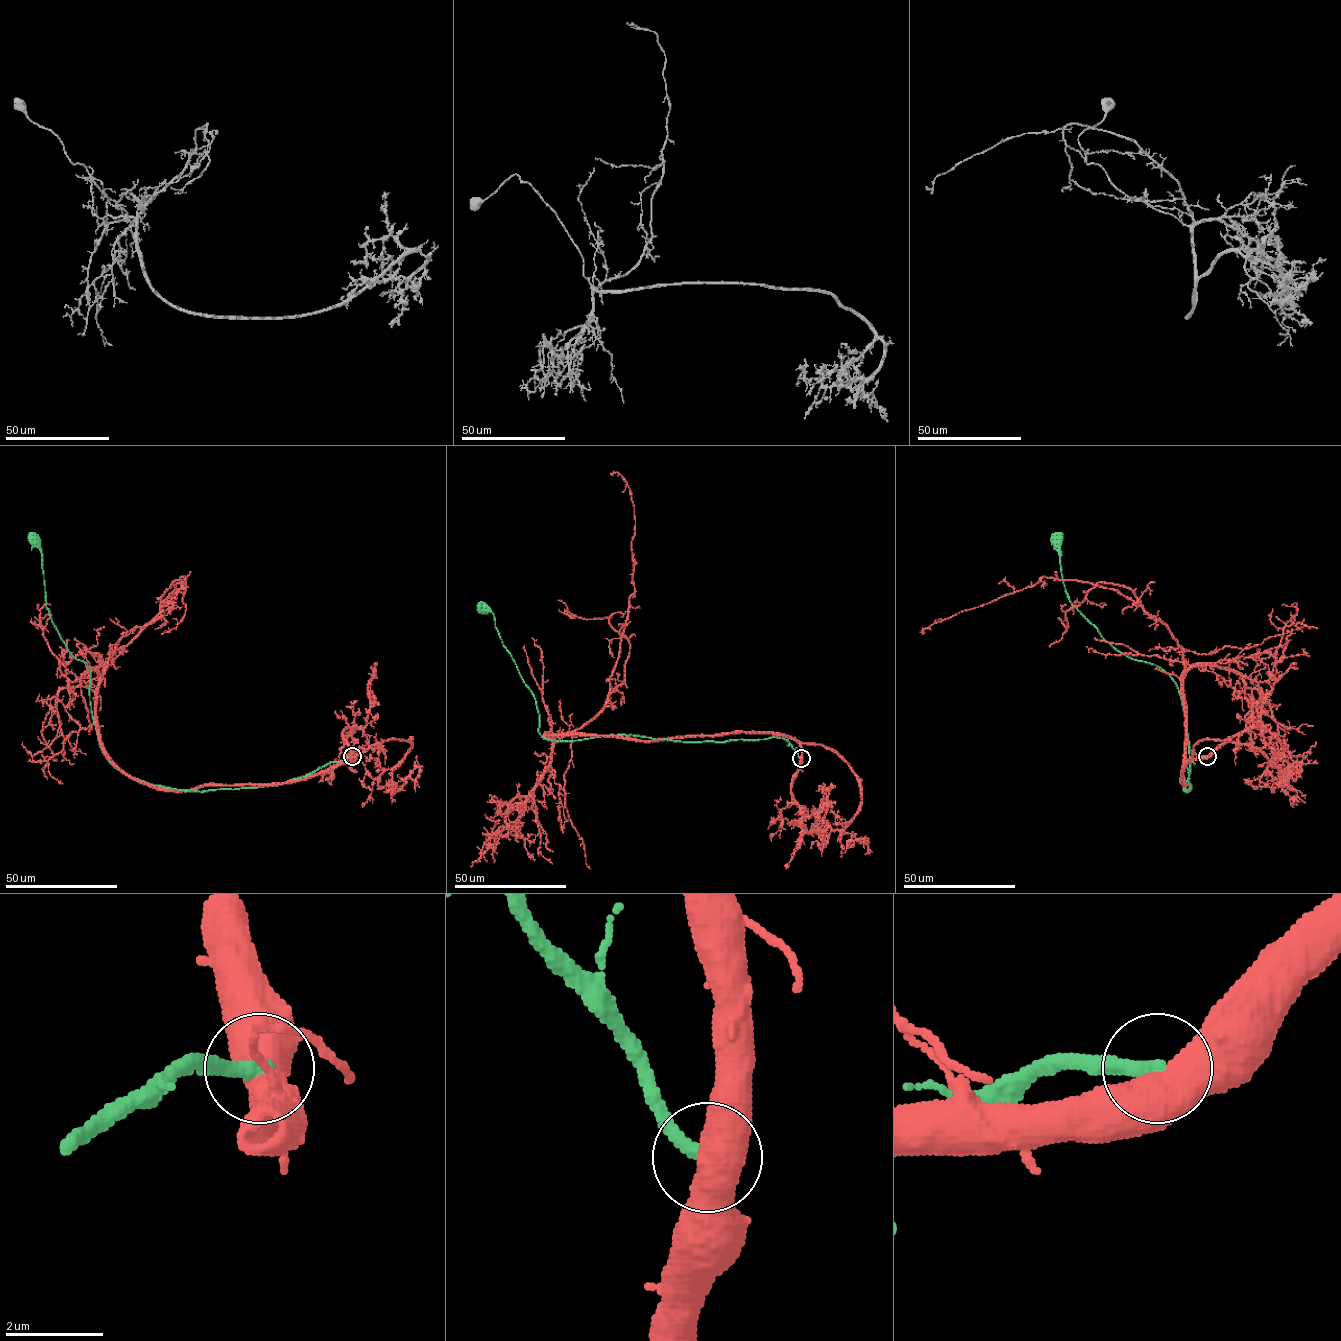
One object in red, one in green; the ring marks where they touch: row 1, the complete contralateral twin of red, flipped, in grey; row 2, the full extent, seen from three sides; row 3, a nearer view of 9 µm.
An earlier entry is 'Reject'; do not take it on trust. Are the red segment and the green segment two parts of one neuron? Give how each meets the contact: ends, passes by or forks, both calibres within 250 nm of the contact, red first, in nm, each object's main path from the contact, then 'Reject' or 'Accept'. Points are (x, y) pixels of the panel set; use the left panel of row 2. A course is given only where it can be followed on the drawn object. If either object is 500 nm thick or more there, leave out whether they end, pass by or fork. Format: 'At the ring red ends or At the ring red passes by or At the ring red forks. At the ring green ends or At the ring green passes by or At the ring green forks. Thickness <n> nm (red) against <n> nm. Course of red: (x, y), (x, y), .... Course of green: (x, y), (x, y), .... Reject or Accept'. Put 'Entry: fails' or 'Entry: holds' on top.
Entry: holds
Thickness 550 nm (red) against 320 nm. Course of red: (351, 756), (269, 784), (182, 790), (130, 778), (100, 739), (98, 685), (184, 577), (185, 615), (161, 634). Course of green: (351, 756), (273, 785), (202, 791), (118, 770), (100, 745), (90, 669), (68, 650), (46, 606), (35, 540). Reject

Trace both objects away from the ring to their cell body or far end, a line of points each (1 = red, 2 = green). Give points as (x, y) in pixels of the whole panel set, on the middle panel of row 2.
1: (800, 758), (774, 733), (546, 736), (601, 711), (634, 592), (634, 505), (610, 473)
2: (800, 758), (775, 737), (543, 737), (534, 695), (484, 607)

